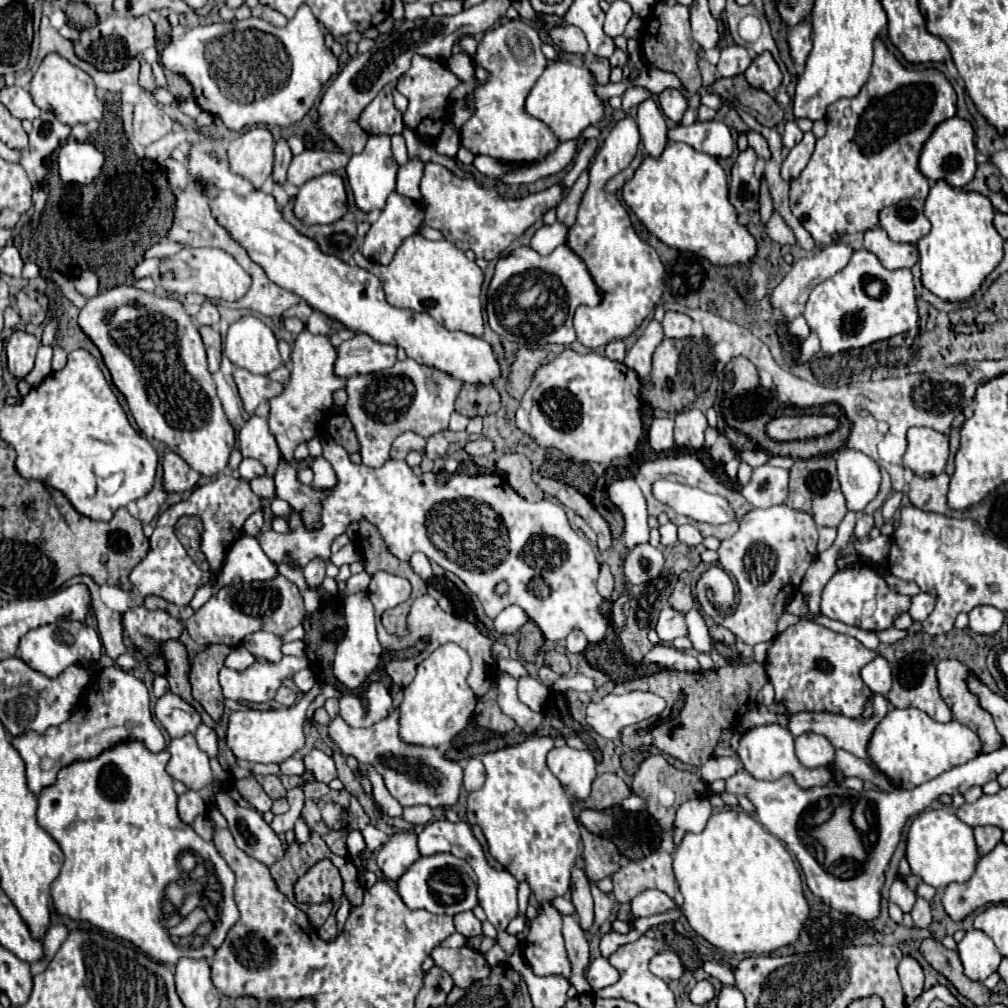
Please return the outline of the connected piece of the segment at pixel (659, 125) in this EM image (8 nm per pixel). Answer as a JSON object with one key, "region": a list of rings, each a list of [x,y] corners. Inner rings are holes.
{"region":[[[647,99],[639,105],[637,125],[639,125],[639,133],[643,137],[647,155],[655,157],[655,159],[661,157],[661,153],[667,145],[667,135],[663,133],[665,117],[653,99]]]}

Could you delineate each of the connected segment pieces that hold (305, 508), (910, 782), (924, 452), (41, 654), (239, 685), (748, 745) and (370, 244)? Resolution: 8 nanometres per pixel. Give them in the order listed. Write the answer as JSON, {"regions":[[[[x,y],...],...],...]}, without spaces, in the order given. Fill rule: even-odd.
{"regions":[[[[283,457],[279,459],[273,481],[275,495],[285,499],[295,511],[301,509],[301,513],[317,513],[317,493],[313,493],[313,489],[297,481],[297,471],[291,461]]],[[[893,707],[875,727],[869,741],[869,757],[877,763],[881,773],[899,789],[913,789],[921,783],[927,783],[981,753],[983,741],[973,729],[961,725],[959,721],[939,723],[931,719],[925,711],[915,707]]],[[[911,427],[907,431],[907,453],[903,455],[903,465],[919,477],[935,477],[945,471],[949,457],[949,437],[927,429]]],[[[57,621],[53,625],[43,625],[37,629],[31,629],[27,635],[21,637],[19,641],[19,659],[25,661],[31,669],[43,673],[49,679],[59,677],[69,665],[81,665],[81,667],[93,667],[99,657],[101,657],[103,645],[95,629],[87,627],[85,623],[79,621]],[[63,633],[63,637],[61,637]]],[[[283,657],[279,663],[255,663],[245,671],[223,667],[219,671],[219,683],[225,699],[261,703],[271,701],[283,679],[293,679],[301,669],[309,667],[305,657]]],[[[761,725],[761,727],[749,729],[741,737],[737,753],[745,771],[761,781],[777,781],[783,775],[793,775],[797,785],[807,789],[807,787],[823,787],[831,783],[831,777],[833,777],[831,767],[817,767],[817,769],[803,767],[793,749],[793,735],[789,733],[787,727],[781,727],[781,725]]],[[[393,193],[381,211],[381,217],[371,225],[365,243],[363,255],[375,259],[377,263],[387,265],[397,247],[425,225],[425,211],[409,197]]]]}

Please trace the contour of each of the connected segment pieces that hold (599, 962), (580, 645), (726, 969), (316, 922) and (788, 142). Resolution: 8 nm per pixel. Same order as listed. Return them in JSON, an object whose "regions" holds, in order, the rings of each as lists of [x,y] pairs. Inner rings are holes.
{"regions":[[[[597,957],[587,969],[587,981],[593,987],[593,991],[613,985],[617,983],[617,979],[619,979],[617,969],[613,969],[605,957]]],[[[573,631],[573,633],[567,637],[565,649],[567,649],[569,653],[583,653],[583,651],[587,649],[587,639],[585,639],[585,635],[583,635],[581,631]]],[[[709,961],[709,963],[705,963],[705,965],[703,965],[703,969],[707,971],[707,975],[711,975],[711,977],[719,979],[721,983],[725,983],[725,985],[735,985],[735,981],[733,981],[733,969],[731,969],[729,965]]],[[[325,903],[325,905],[299,905],[299,907],[307,913],[313,927],[321,927],[325,923],[325,919],[329,917],[329,913],[331,913],[331,903]]],[[[787,121],[785,123],[785,133],[783,133],[783,145],[785,147],[793,147],[803,139],[803,131],[799,129],[799,125],[795,121]]]]}

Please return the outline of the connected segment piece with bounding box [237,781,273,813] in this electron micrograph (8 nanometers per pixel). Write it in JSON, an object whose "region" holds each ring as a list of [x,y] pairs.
{"region":[[[237,781],[237,791],[241,793],[241,797],[245,801],[249,801],[261,813],[269,811],[271,805],[273,805],[273,801],[265,795],[263,787],[259,785],[259,781]]]}

